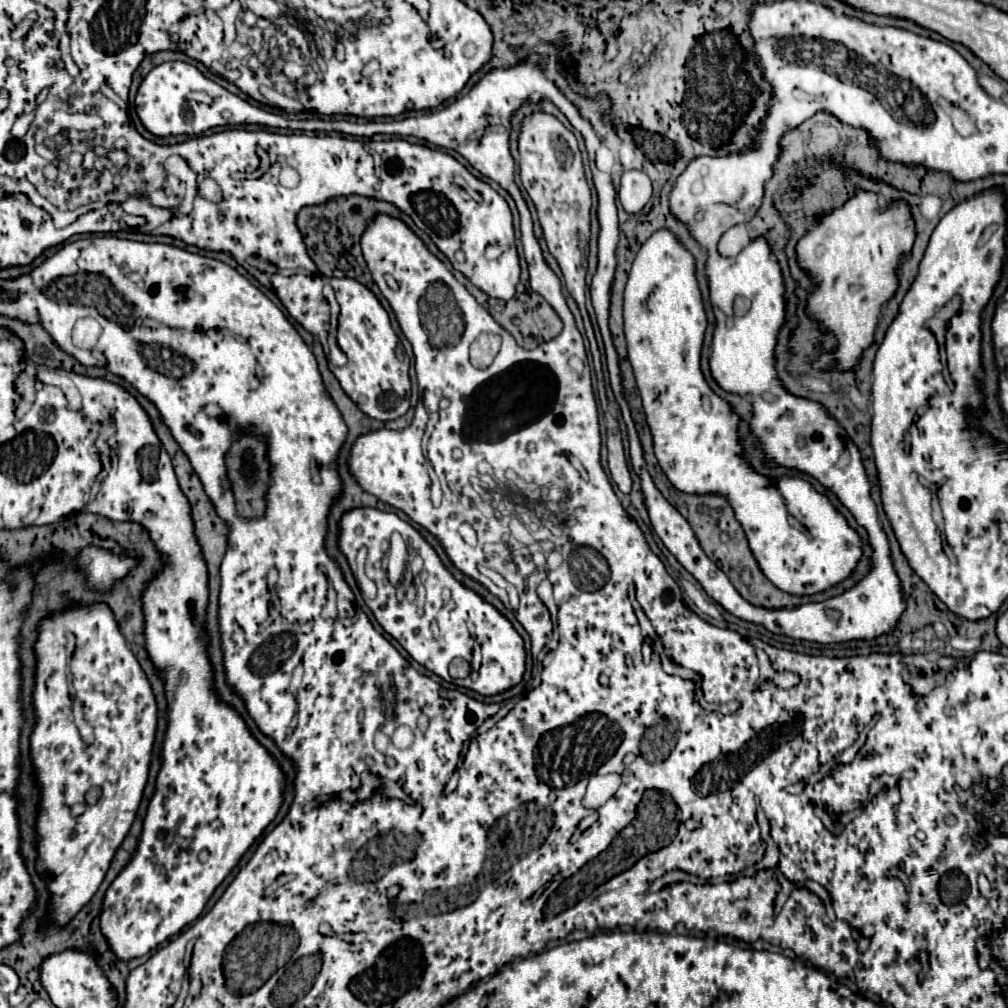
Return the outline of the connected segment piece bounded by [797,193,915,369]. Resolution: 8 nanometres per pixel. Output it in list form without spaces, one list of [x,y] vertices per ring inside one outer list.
[[[859,193],[855,199],[849,199],[845,207],[825,215],[817,229],[809,231],[799,241],[799,266],[808,272],[814,282],[814,289],[806,296],[806,313],[815,315],[821,321],[821,325],[827,331],[835,333],[839,339],[839,349],[833,355],[823,355],[819,359],[821,367],[827,367],[831,361],[835,361],[839,369],[851,369],[859,361],[863,349],[867,349],[873,343],[873,333],[881,315],[881,305],[893,297],[899,283],[899,257],[903,253],[909,253],[913,237],[913,221],[909,217],[907,205],[901,203],[883,211],[877,205],[877,197],[873,193]]]

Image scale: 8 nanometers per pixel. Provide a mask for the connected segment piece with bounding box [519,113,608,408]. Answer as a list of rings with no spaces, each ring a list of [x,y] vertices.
[[[535,113],[523,121],[521,137],[519,137],[519,155],[521,155],[521,161],[519,161],[521,183],[537,207],[537,217],[543,227],[543,235],[545,235],[549,253],[557,259],[557,263],[563,271],[563,277],[565,277],[565,287],[571,293],[571,297],[577,301],[583,319],[589,351],[592,354],[593,369],[597,378],[597,393],[601,408],[602,404],[608,404],[608,399],[601,353],[586,309],[587,263],[585,263],[585,255],[589,251],[591,205],[593,203],[591,203],[591,189],[589,189],[585,173],[583,173],[581,151],[577,147],[575,135],[569,129],[565,129],[561,121],[557,121],[551,115],[545,115],[545,113]]]

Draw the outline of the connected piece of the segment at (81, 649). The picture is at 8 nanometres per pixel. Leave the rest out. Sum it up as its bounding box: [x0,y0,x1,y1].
[31,605,157,925]

